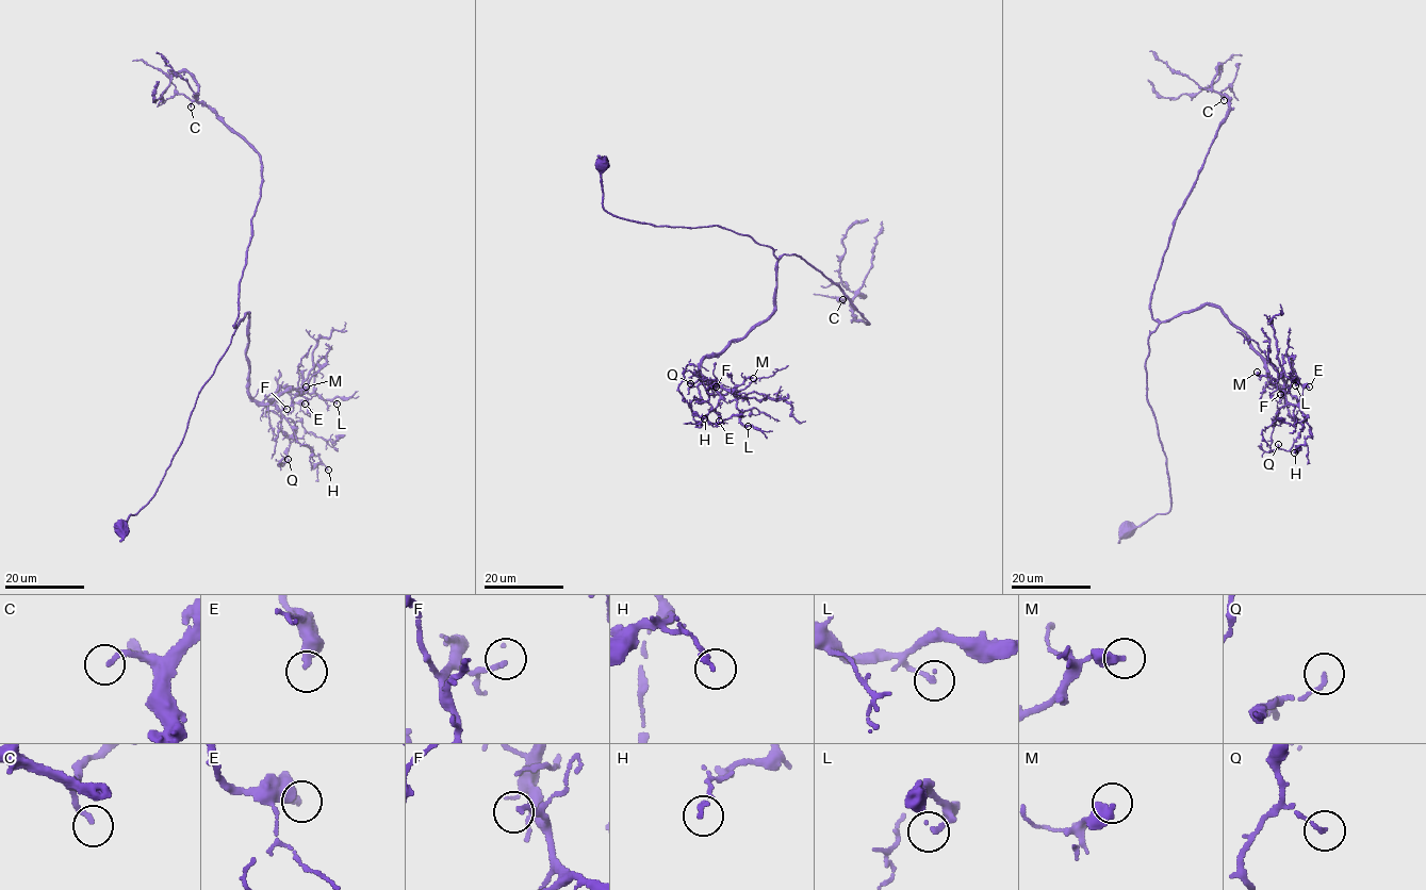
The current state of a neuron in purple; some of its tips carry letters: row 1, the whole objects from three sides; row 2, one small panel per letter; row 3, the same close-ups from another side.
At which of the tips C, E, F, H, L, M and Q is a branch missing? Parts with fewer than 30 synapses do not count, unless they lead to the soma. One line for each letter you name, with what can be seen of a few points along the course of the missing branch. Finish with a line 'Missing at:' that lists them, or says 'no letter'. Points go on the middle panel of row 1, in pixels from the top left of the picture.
E: (719, 421), (728, 430), (734, 429), (734, 437), (736, 430), (753, 429), (755, 424), (752, 418)
Missing at: E

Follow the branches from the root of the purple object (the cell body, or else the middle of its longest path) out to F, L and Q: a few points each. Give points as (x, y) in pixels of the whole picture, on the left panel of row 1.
F: (120, 530), (154, 493), (199, 391), (246, 313), (247, 390), (260, 405), (287, 409)
L: (120, 530), (154, 493), (199, 391), (246, 313), (251, 396), (269, 404), (285, 392), (302, 390), (337, 404)
Q: (120, 530), (154, 493), (199, 391), (246, 313), (247, 390), (279, 416), (290, 445), (280, 465), (288, 459)

